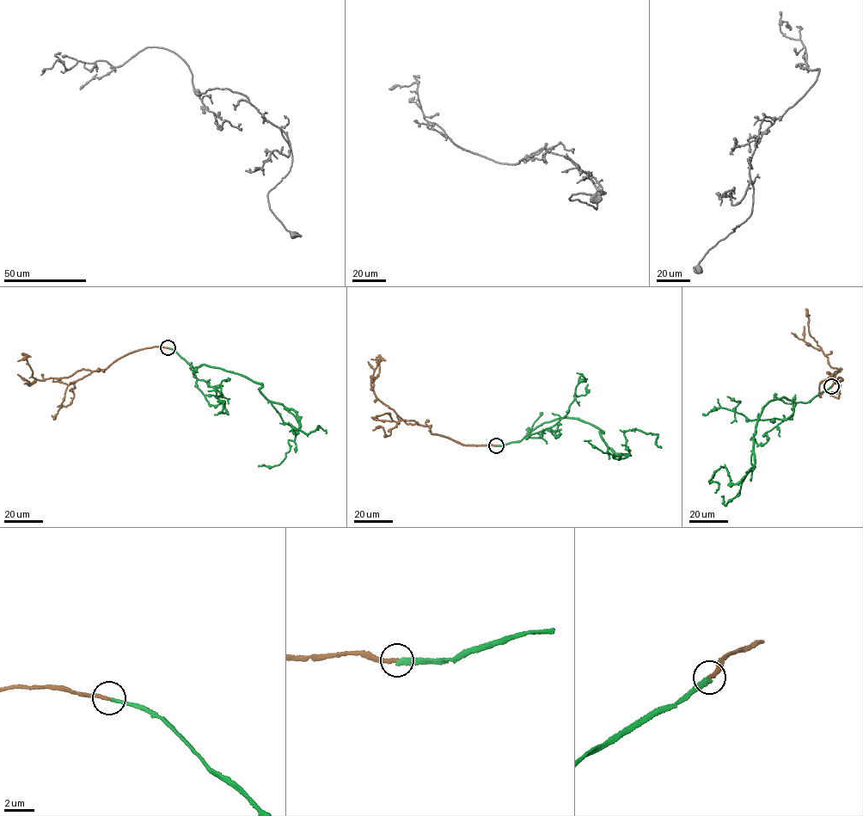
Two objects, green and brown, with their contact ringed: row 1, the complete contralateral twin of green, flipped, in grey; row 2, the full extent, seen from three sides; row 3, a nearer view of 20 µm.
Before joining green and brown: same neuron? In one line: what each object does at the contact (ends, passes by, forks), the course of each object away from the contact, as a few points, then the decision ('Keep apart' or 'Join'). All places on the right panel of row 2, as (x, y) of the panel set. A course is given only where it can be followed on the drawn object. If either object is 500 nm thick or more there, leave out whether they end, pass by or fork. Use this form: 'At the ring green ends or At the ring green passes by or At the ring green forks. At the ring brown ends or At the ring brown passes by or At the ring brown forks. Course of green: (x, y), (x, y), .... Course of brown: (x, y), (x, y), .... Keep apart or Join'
At the ring green ends. At the ring brown ends. Course of green: (831, 386), (804, 402), (769, 401), (753, 465), (732, 484), (720, 468), (709, 481), (714, 492). Course of brown: (831, 386), (843, 379), (833, 378), (838, 370), (829, 364), (829, 358), (810, 335), (806, 309). Join

